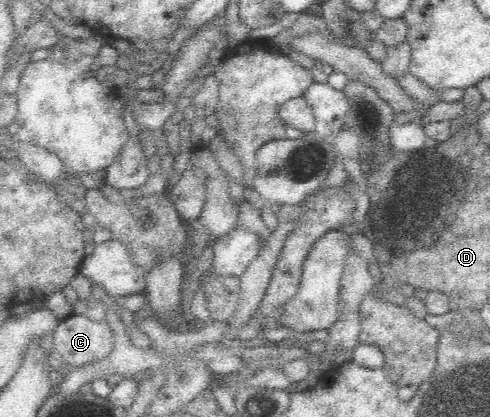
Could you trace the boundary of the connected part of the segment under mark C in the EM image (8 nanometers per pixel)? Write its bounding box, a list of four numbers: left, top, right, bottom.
[49,314,114,368]

